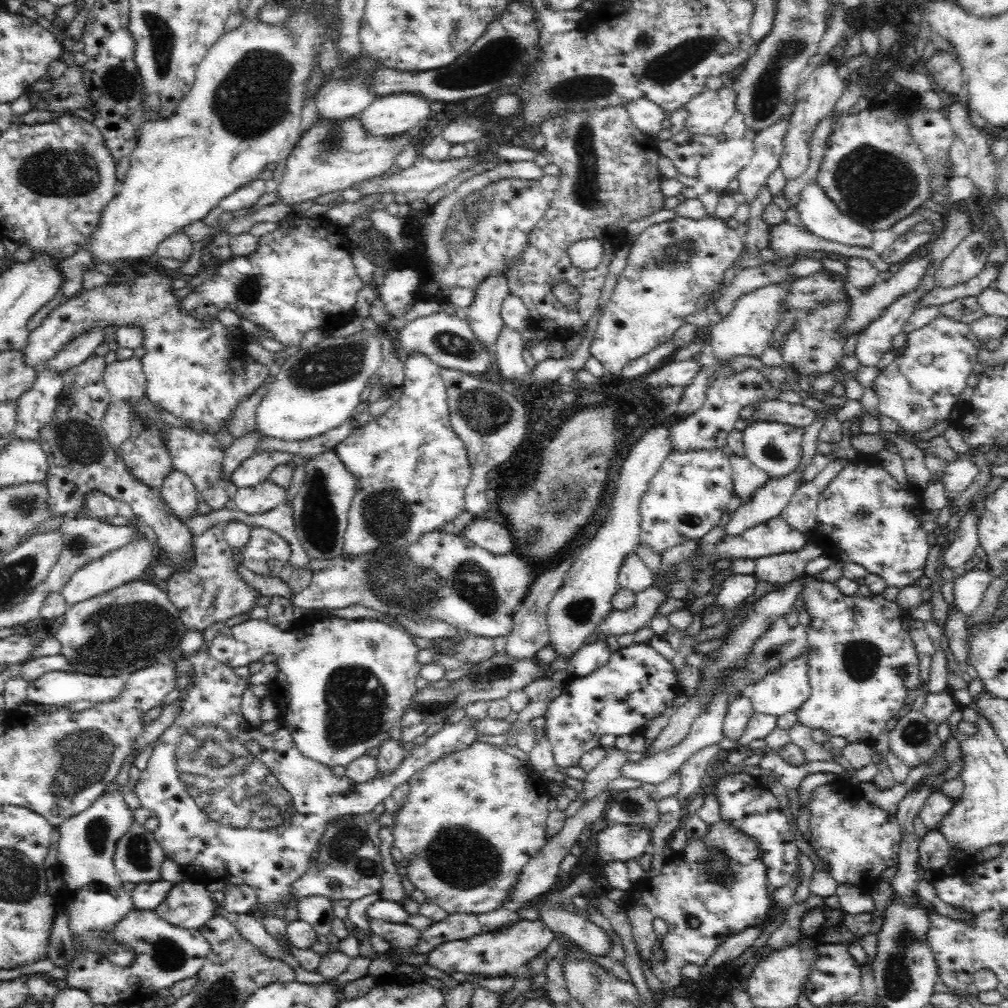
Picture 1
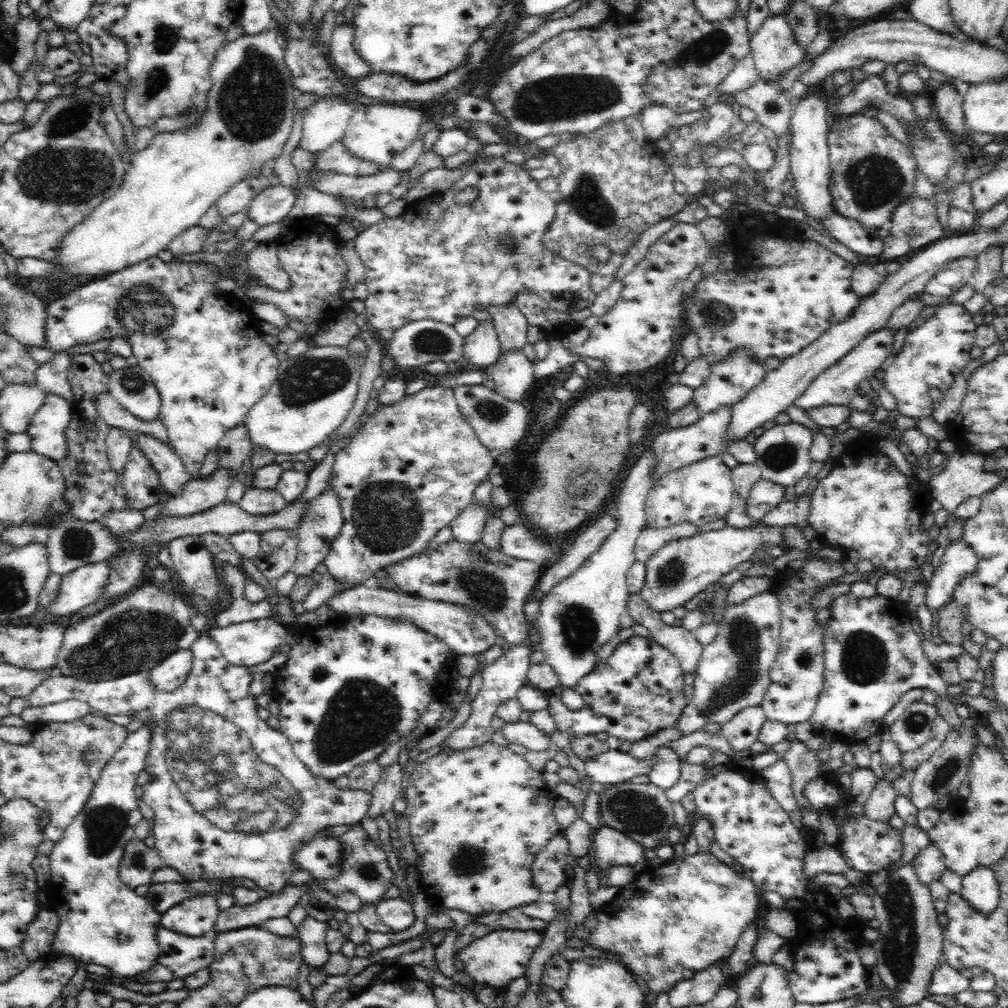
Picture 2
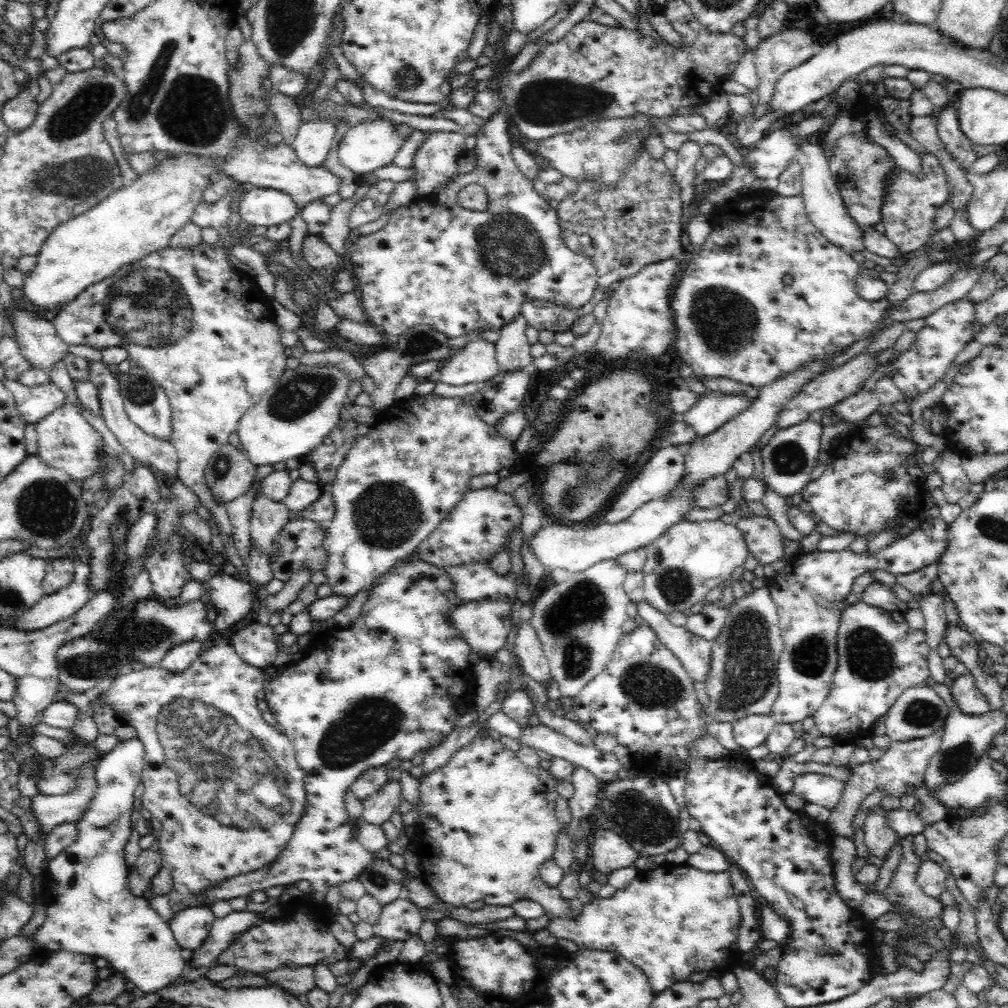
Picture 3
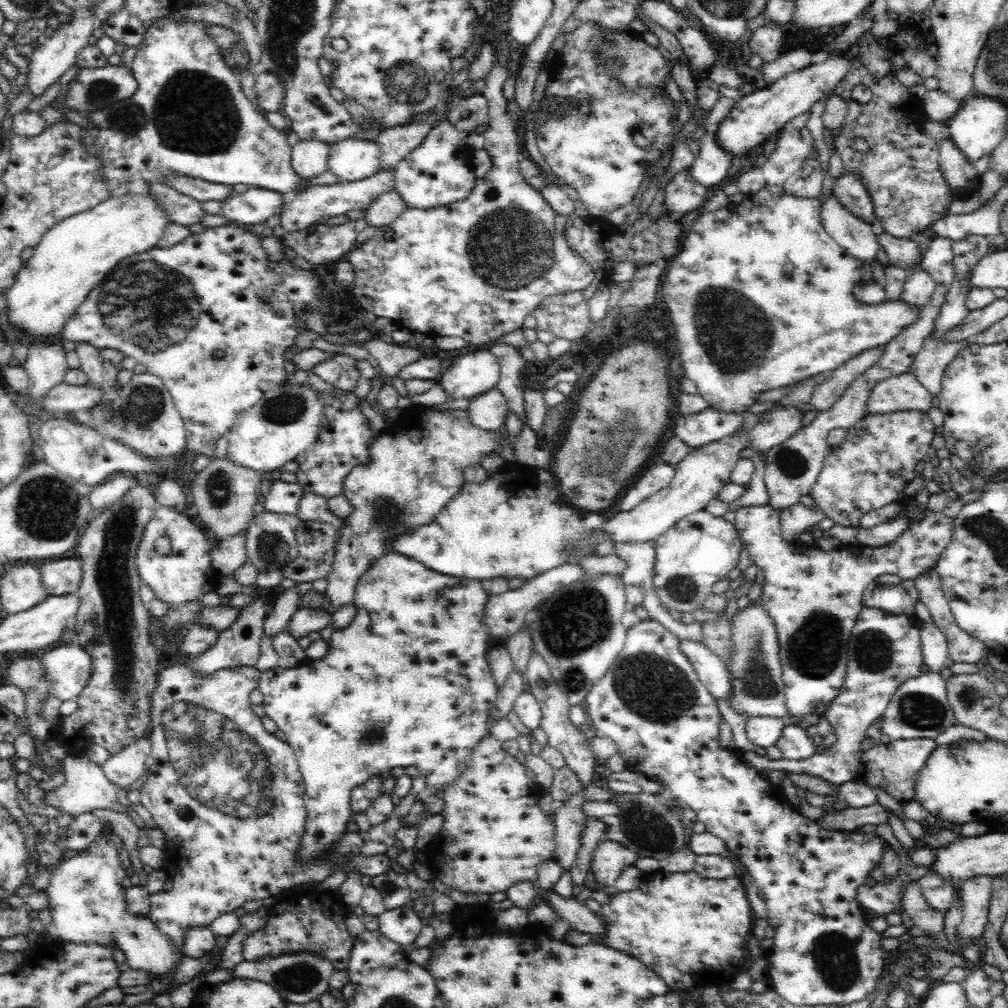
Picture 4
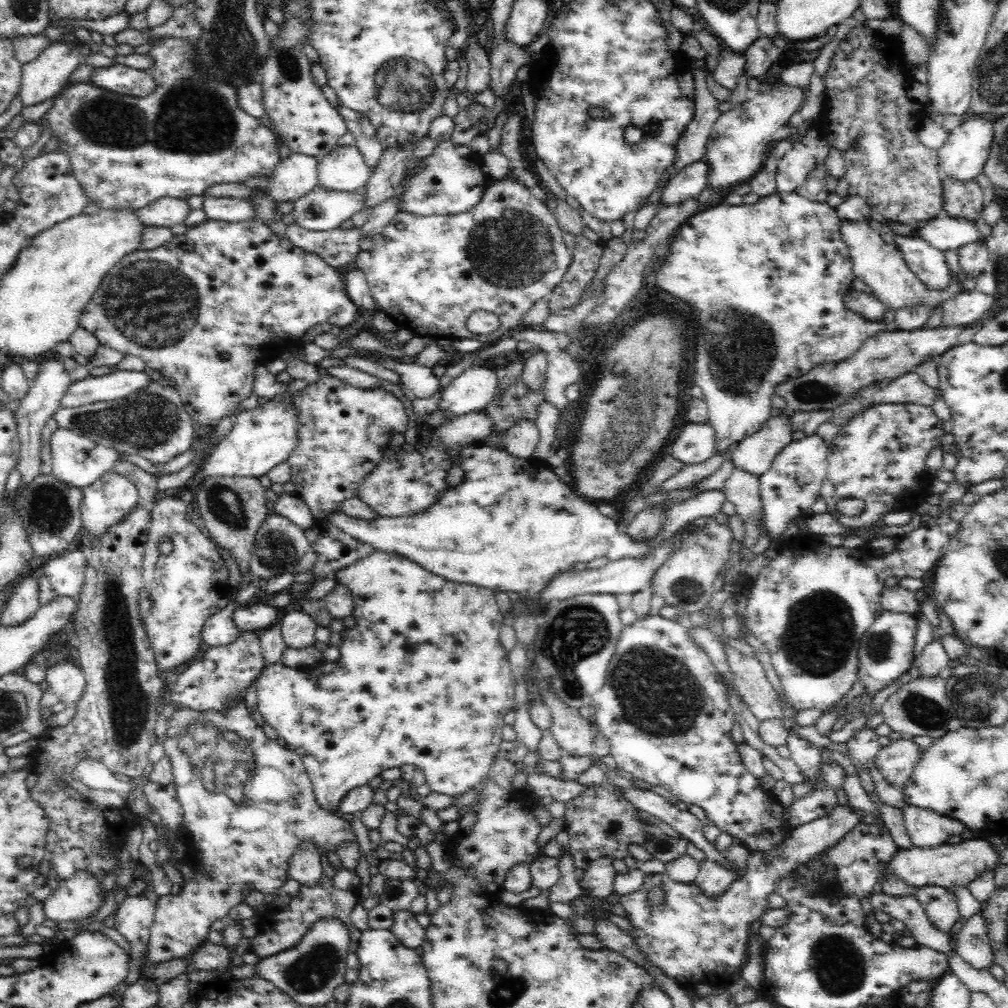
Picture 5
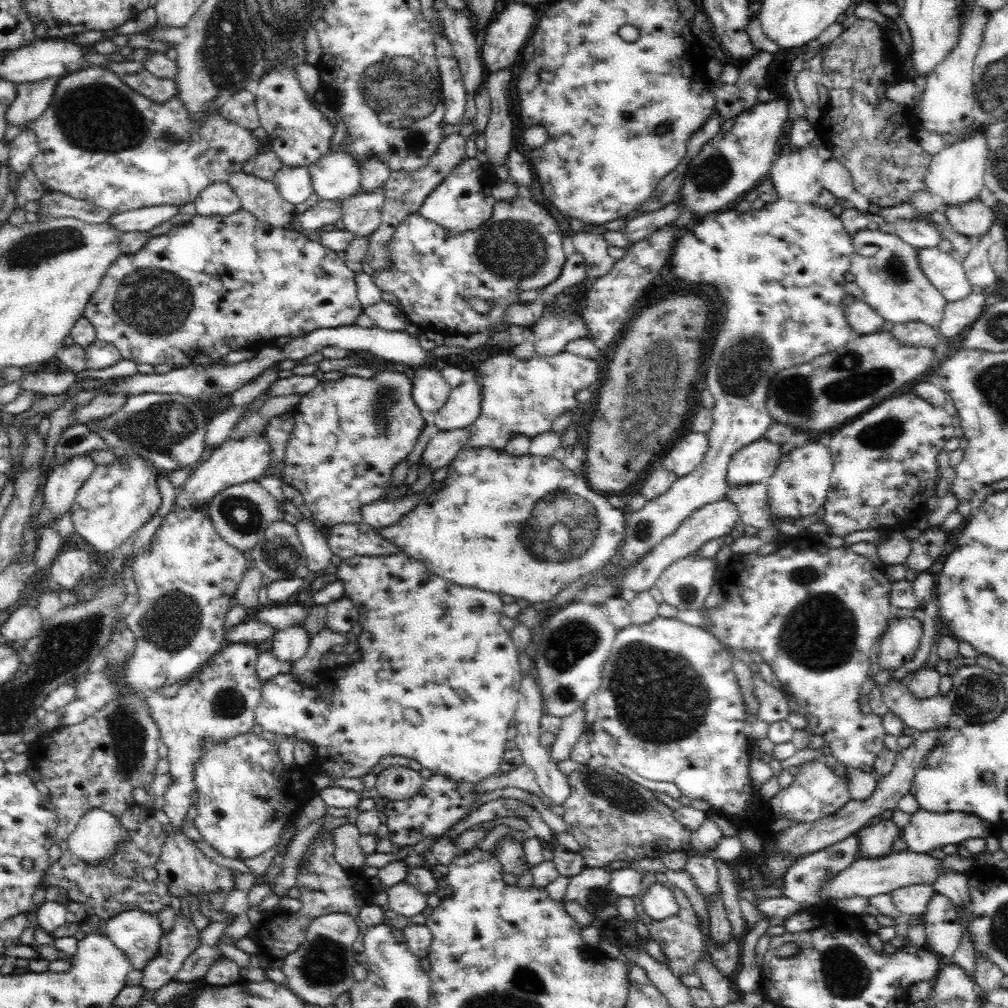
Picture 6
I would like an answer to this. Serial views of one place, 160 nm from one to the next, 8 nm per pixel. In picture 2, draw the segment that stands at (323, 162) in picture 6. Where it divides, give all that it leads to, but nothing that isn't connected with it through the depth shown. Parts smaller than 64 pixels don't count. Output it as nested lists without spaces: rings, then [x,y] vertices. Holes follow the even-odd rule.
[[[398,103],[392,105],[362,104],[345,128],[344,145],[358,158],[371,160],[379,164],[380,168],[390,167],[394,156],[400,154],[416,139],[420,125],[426,116],[422,114],[418,106],[408,107],[408,105],[398,105]]]

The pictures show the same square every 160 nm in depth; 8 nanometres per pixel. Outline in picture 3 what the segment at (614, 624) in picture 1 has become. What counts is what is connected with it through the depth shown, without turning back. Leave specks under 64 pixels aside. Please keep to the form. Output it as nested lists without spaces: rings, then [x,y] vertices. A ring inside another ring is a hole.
[[[720,519],[690,523],[680,521],[673,524],[662,536],[645,546],[646,560],[642,566],[644,573],[644,600],[656,610],[668,612],[687,612],[691,606],[714,597],[720,586],[730,579],[732,572],[744,565],[749,553],[743,532],[735,525],[726,524]]]

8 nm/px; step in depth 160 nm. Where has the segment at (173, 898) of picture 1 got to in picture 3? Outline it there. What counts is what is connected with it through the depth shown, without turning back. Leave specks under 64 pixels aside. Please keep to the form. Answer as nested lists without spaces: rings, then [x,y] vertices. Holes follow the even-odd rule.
[[[192,906],[178,910],[170,918],[168,926],[176,943],[183,950],[193,952],[202,946],[216,919],[210,906]]]

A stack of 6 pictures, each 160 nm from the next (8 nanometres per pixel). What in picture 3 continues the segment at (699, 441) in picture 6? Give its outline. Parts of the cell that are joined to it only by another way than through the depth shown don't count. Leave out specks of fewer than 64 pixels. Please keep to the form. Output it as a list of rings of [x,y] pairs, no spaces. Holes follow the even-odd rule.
[[[709,390],[708,394],[699,396],[696,404],[682,418],[698,437],[703,437],[744,411],[750,404],[746,395],[724,395]]]

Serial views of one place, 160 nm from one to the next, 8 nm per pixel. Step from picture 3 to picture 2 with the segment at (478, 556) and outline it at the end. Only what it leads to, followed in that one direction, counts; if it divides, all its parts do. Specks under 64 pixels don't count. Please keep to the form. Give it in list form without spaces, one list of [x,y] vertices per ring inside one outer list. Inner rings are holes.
[[[472,501],[449,525],[453,539],[460,542],[475,543],[480,541],[484,530],[486,511]]]

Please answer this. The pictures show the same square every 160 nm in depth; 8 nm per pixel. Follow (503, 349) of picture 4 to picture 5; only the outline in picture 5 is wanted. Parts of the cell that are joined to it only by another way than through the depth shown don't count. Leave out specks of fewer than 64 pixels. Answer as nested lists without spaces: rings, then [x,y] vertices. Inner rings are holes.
[[[520,420],[516,424],[512,424],[506,432],[505,450],[518,458],[533,458],[534,451],[540,442],[539,436],[540,431],[537,429],[535,421]]]

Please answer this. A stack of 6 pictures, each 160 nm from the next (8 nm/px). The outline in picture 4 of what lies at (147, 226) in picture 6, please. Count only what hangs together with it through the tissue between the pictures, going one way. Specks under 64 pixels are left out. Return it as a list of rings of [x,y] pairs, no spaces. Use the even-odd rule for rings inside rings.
[[[148,182],[148,190],[159,201],[159,206],[168,213],[172,223],[190,227],[200,223],[208,214],[202,209],[202,203],[162,183]]]

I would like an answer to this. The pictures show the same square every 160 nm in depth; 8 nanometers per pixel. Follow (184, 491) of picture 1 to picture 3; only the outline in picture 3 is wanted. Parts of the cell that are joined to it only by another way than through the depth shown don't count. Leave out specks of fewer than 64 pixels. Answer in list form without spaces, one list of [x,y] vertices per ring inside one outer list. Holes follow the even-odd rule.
[[[100,362],[90,363],[90,377],[90,382],[94,383],[98,391],[100,391],[101,417],[105,420],[107,427],[115,434],[122,447],[128,450],[128,454],[133,459],[154,467],[156,471],[168,477],[168,479],[178,479],[179,459],[174,445],[169,440],[162,440],[146,434],[130,420],[123,406],[123,397],[113,368],[103,363],[100,364]]]

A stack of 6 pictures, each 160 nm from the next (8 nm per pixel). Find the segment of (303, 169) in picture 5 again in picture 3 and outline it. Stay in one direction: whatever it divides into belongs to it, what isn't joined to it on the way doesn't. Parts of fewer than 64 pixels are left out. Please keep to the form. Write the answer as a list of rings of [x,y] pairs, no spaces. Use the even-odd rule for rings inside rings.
[[[310,118],[300,124],[293,149],[304,166],[320,166],[330,152],[336,136],[336,126],[331,118]]]

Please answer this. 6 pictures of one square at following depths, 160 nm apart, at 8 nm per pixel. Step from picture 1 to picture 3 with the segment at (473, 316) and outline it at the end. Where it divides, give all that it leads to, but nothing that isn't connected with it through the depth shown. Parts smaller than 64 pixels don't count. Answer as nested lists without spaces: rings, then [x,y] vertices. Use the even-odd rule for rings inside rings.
[[[484,339],[470,341],[458,354],[446,360],[440,368],[440,383],[462,386],[472,382],[481,385],[501,375],[495,344]]]

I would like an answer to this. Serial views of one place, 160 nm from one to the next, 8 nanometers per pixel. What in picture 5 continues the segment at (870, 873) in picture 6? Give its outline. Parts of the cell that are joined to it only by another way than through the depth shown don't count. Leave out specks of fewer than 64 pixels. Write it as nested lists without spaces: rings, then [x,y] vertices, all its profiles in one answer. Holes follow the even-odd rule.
[[[975,837],[963,840],[959,844],[942,844],[935,848],[918,848],[899,850],[894,860],[889,863],[886,873],[892,873],[904,880],[909,887],[923,888],[938,886],[953,891],[955,888],[966,888],[987,871],[995,871],[999,863],[999,854],[986,838]]]

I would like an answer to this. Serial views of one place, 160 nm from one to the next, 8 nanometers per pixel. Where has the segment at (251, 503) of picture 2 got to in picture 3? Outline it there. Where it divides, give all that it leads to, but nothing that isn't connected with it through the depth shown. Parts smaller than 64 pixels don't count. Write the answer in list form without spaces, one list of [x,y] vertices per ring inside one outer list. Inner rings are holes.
[[[259,492],[250,504],[250,536],[253,545],[266,555],[276,550],[274,536],[288,522],[291,510],[282,500],[272,500]]]

